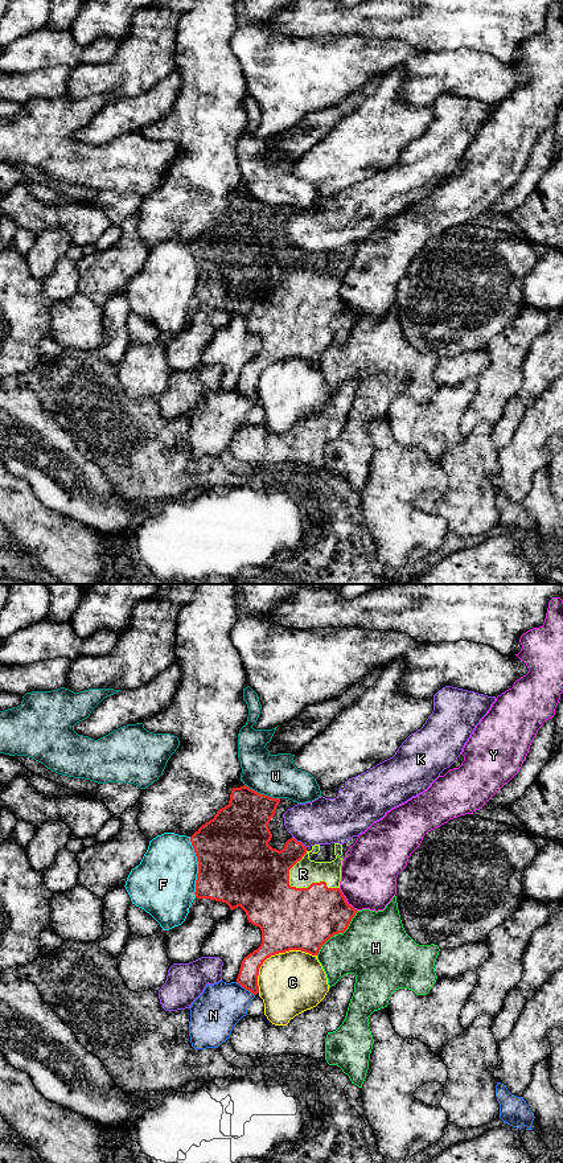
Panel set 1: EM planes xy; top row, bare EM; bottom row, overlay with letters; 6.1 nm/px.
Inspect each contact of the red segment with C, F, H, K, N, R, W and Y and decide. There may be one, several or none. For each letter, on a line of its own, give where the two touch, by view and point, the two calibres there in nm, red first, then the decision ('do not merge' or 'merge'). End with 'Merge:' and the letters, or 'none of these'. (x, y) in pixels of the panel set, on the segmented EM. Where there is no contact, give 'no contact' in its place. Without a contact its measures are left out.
C: xy (275, 953) | 380/380 nm | do not merge
F: xy (198, 867) | 480/380 nm | do not merge
H: xy (338, 932) | 380/420 nm | do not merge
K: xy (299, 842) | 260/280 nm | do not merge
N: xy (245, 987) | 120/280 nm | do not merge
R: xy (308, 887) | 380/160 nm | merge
W: xy (262, 794) | 340/260 nm | do not merge
Y: xy (345, 900) | 360/340 nm | do not merge
Merge: R

